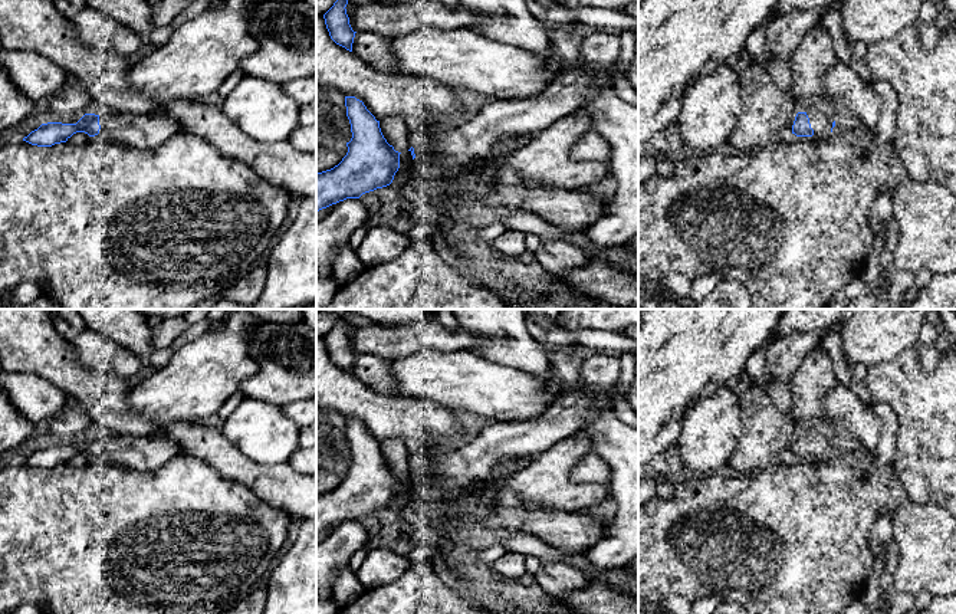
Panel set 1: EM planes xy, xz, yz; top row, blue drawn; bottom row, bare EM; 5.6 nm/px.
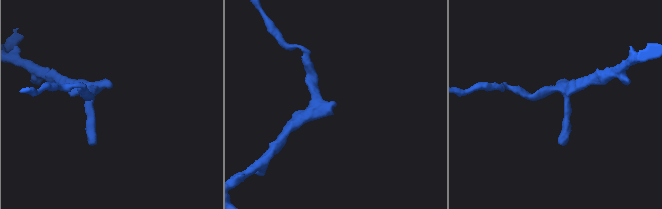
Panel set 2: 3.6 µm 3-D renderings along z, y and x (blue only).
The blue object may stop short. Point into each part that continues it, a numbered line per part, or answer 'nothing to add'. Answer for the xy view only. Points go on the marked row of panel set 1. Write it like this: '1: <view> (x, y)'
1: xy (140, 131)

